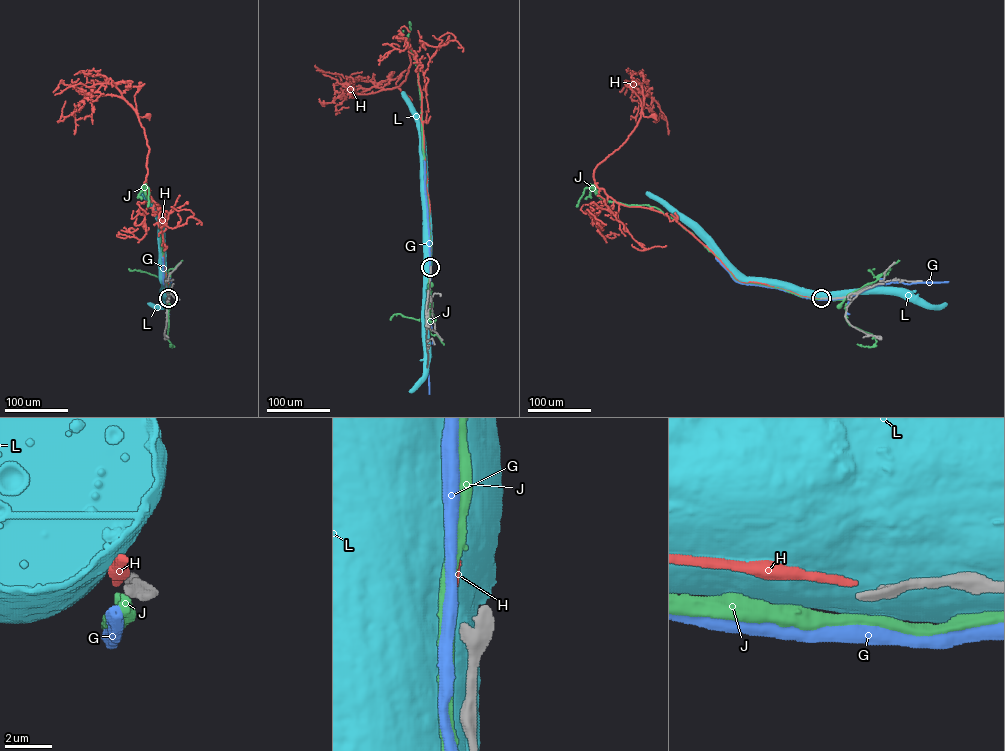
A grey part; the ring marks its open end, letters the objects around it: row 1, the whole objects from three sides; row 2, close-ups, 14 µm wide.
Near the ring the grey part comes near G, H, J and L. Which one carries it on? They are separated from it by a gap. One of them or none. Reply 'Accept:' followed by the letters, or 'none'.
Accept: H

